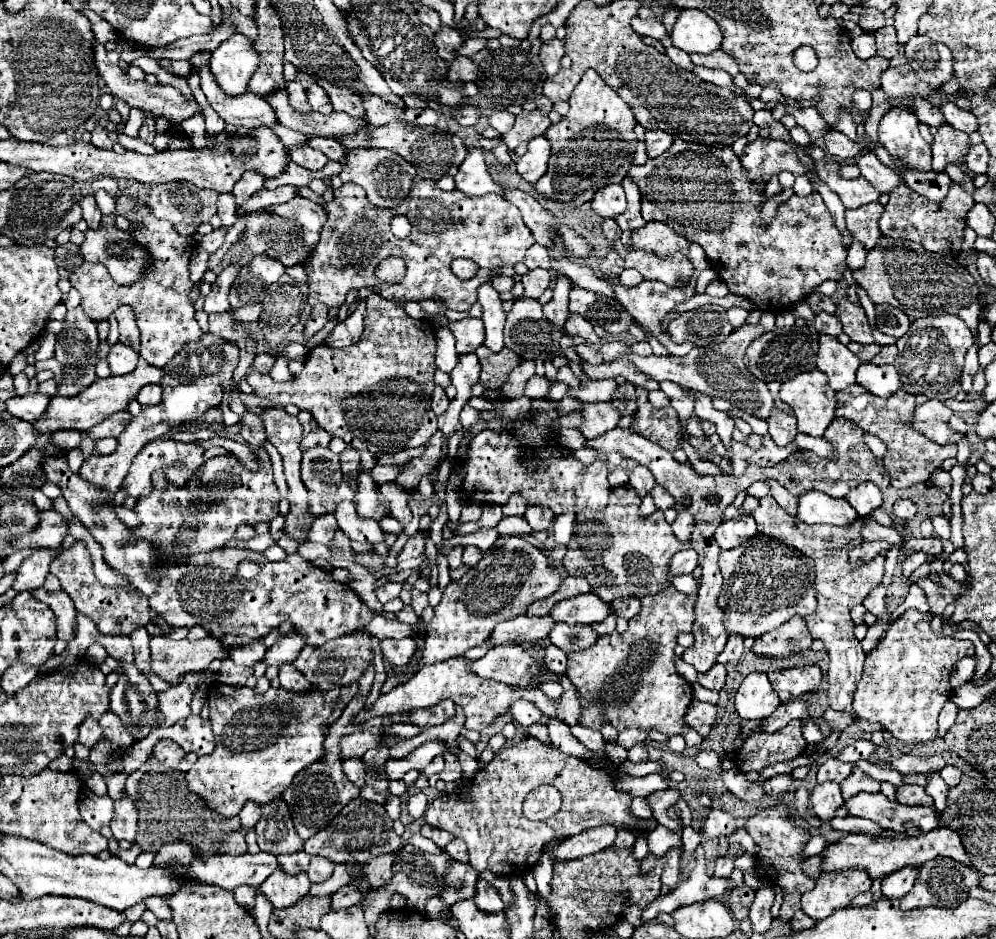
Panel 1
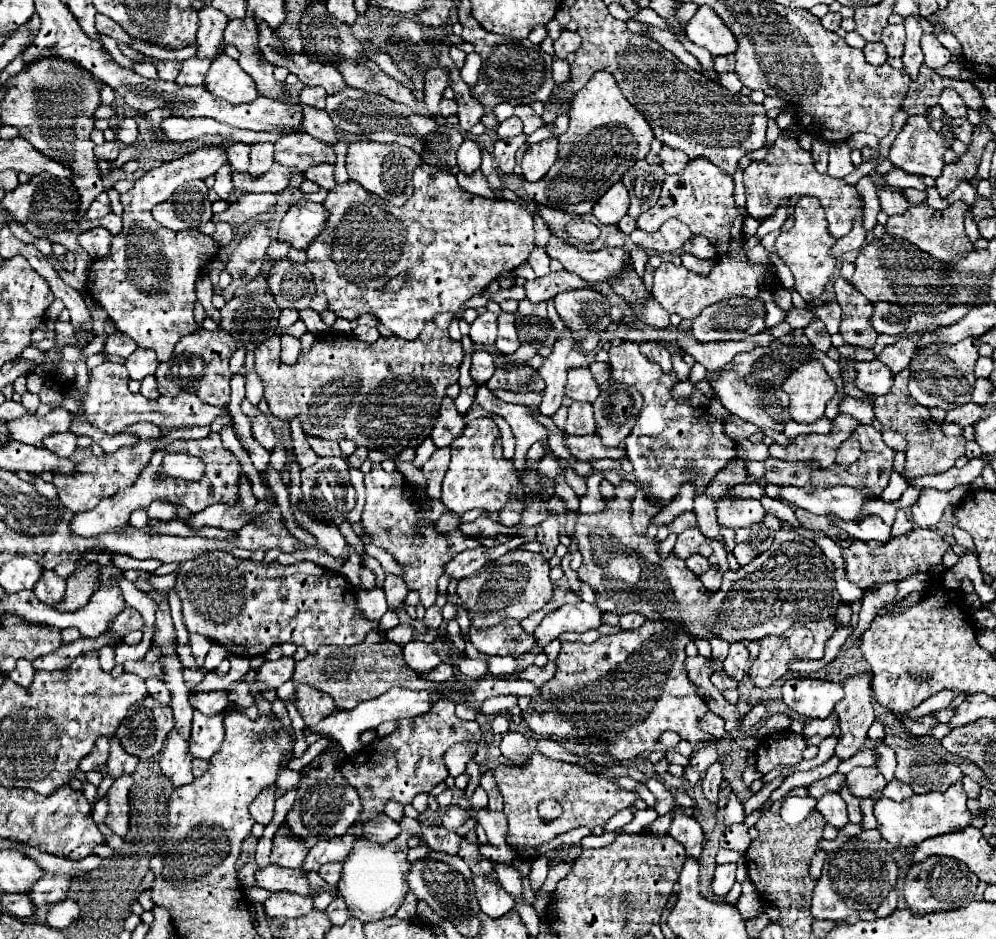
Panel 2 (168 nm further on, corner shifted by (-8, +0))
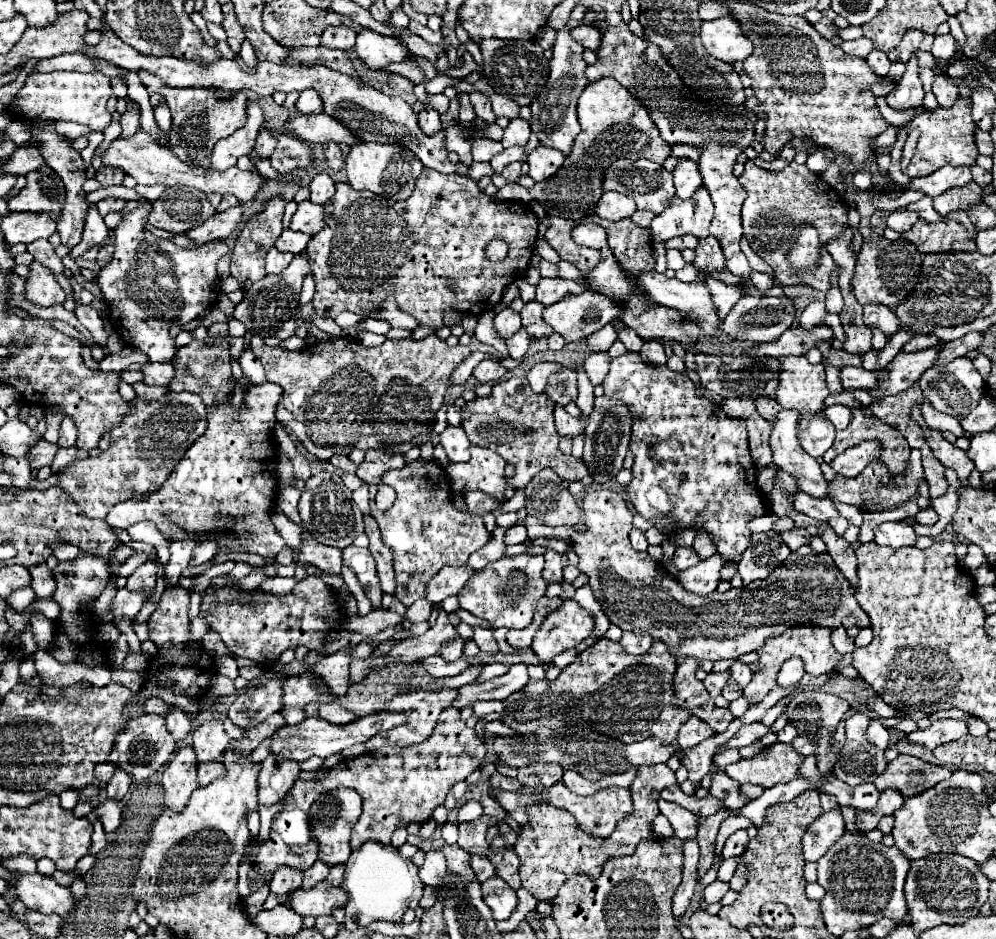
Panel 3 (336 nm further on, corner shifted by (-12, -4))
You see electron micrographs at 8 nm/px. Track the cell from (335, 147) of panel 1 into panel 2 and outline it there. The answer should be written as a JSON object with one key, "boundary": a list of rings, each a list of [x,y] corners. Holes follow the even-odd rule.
{"boundary":[[[307,133],[283,135],[275,143],[275,161],[285,167],[295,167],[305,173],[309,167],[319,163],[335,163],[333,147],[311,139]]]}

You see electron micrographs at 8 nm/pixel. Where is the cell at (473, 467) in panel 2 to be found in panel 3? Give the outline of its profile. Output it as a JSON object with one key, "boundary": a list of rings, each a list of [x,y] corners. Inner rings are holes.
{"boundary":[[[471,445],[471,459],[467,463],[449,463],[445,475],[455,493],[481,491],[497,501],[505,501],[505,481],[503,481],[505,459],[487,451],[487,447]]]}

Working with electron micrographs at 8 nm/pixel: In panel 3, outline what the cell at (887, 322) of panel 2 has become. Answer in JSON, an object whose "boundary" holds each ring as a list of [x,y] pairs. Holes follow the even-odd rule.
{"boundary":[[[865,305],[863,307],[863,321],[873,329],[883,331],[887,337],[895,335],[901,327],[897,313],[891,307],[883,307],[883,305]]]}

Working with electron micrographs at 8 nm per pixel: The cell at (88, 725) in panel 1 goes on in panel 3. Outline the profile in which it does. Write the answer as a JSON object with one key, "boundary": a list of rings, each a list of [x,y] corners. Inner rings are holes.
{"boundary":[[[99,763],[99,767],[95,767],[95,777],[101,783],[107,783],[111,779],[113,771],[115,771],[115,765],[111,765],[111,763]]]}

